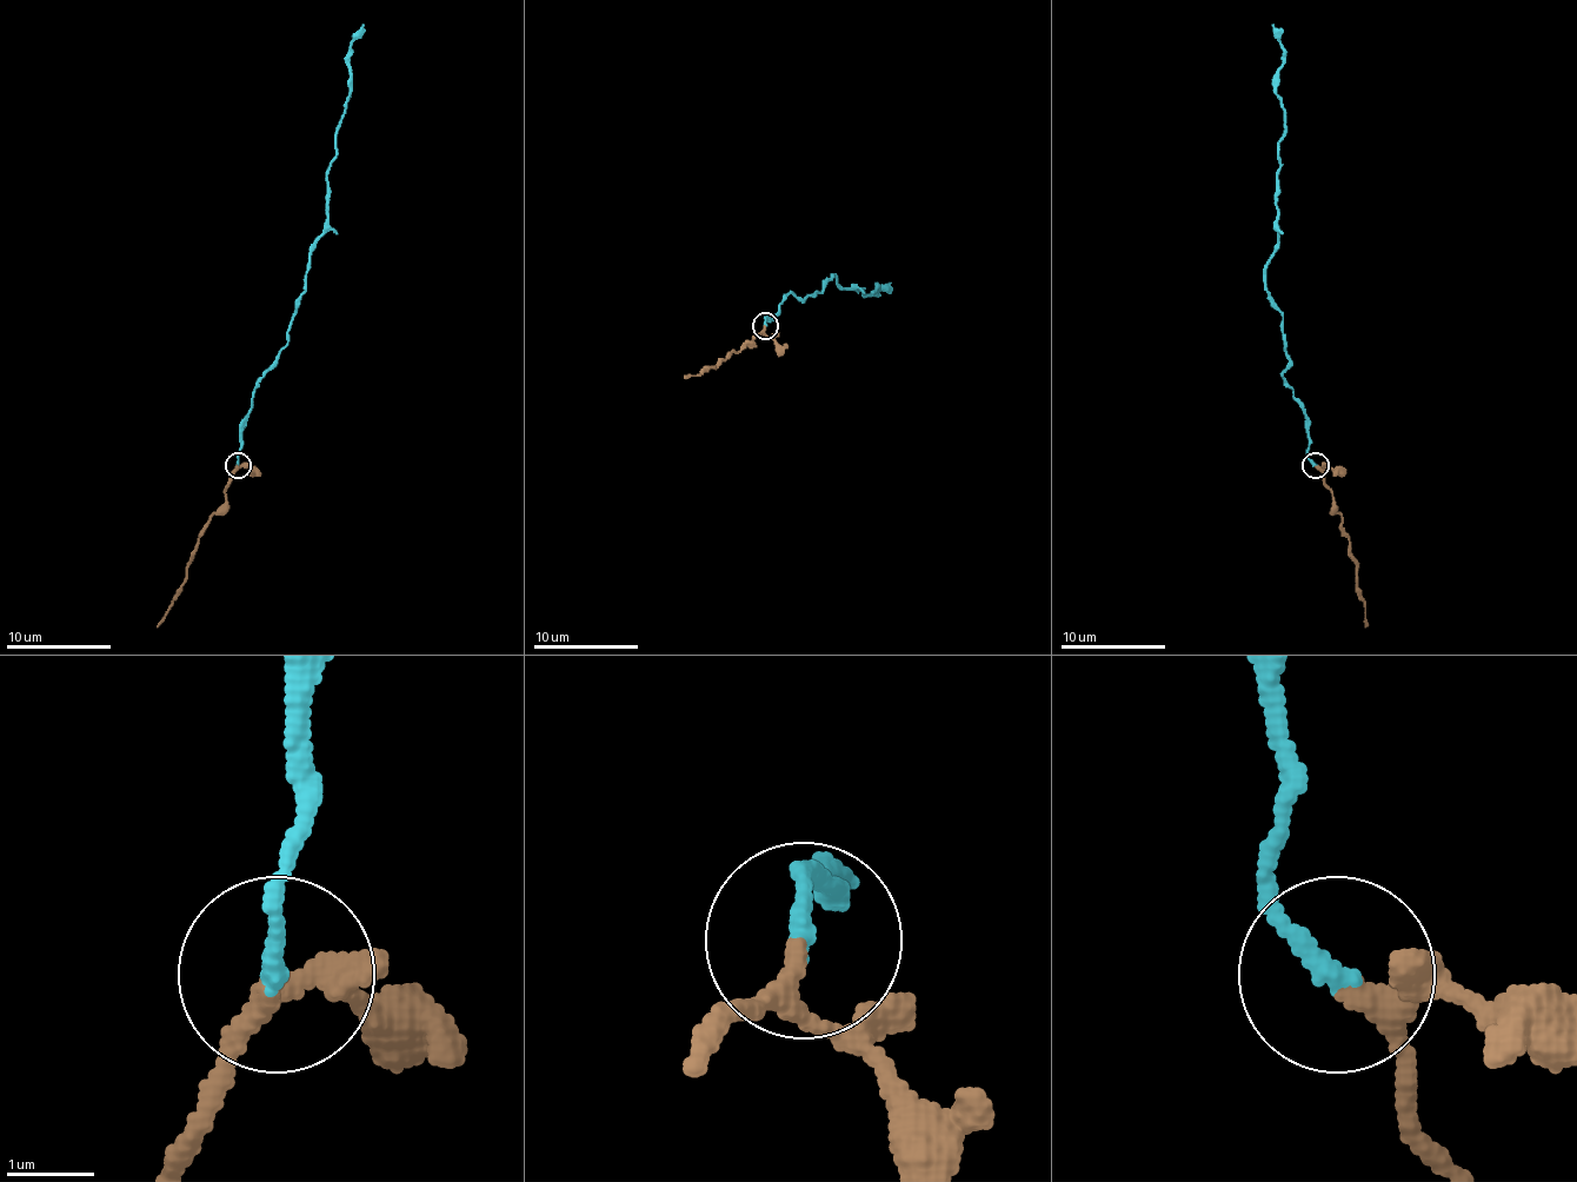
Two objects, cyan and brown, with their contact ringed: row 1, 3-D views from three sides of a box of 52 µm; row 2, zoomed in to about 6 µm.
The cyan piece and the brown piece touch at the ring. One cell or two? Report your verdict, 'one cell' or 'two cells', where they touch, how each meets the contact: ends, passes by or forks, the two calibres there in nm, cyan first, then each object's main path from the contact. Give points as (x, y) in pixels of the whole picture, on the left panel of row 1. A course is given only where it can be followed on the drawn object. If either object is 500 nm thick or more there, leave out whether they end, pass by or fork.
one cell; place (238, 465); cyan ends; brown passes by; calibres 220 and 200 nm; course cyan (238, 465), (240, 422), (287, 343), (311, 246), (326, 225), (326, 170), (350, 92), (350, 45), (363, 24); course brown (238, 465), (230, 476), (227, 502), (198, 539), (183, 591), (157, 628)

